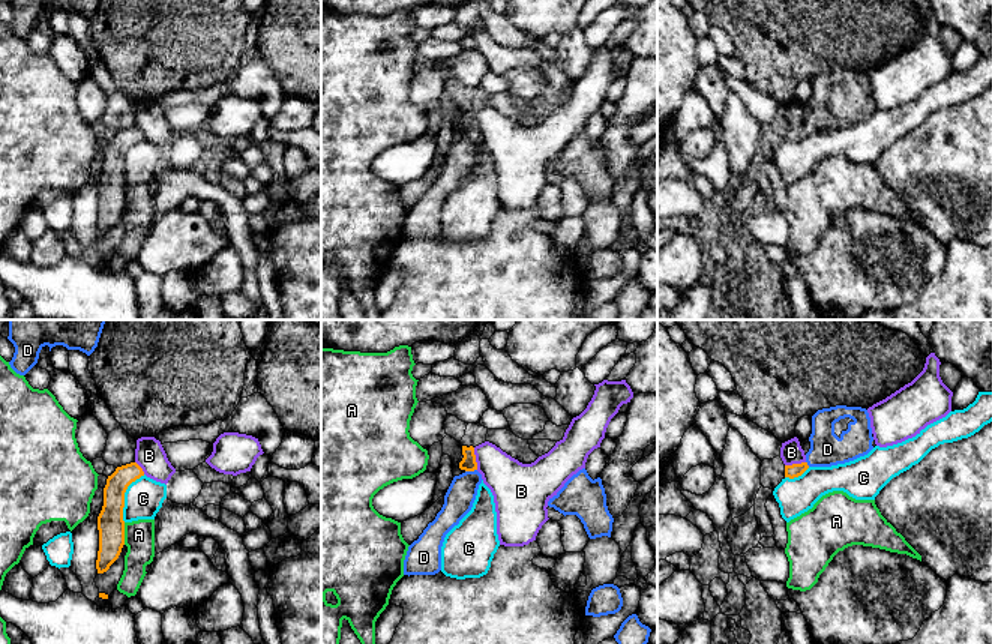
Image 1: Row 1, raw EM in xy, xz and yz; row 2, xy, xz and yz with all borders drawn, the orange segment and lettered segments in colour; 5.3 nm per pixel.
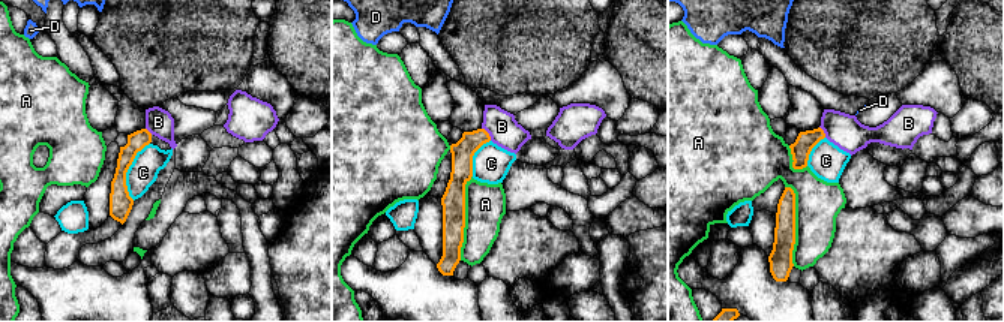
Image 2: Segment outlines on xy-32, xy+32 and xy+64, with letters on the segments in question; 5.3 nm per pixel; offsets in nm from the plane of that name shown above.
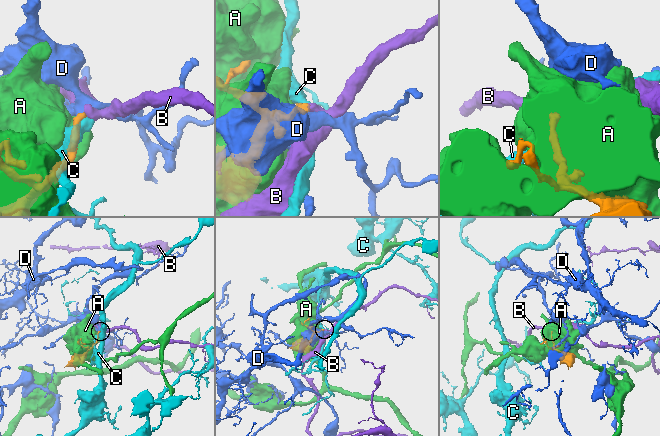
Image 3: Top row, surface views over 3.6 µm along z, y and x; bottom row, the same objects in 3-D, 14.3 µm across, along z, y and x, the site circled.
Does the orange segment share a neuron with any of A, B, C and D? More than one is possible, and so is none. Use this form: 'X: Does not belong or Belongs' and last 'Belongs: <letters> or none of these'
A: Does not belong
B: Does not belong
C: Does not belong
D: Belongs
Belongs: D

